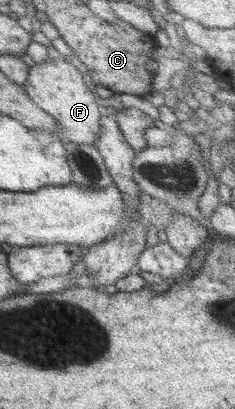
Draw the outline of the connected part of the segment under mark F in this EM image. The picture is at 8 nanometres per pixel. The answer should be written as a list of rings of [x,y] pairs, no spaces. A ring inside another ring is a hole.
[[[63,57],[35,64],[28,70],[26,82],[23,84],[24,90],[34,105],[58,123],[59,139],[63,143],[94,145],[104,111],[101,101],[83,82],[83,73]]]

